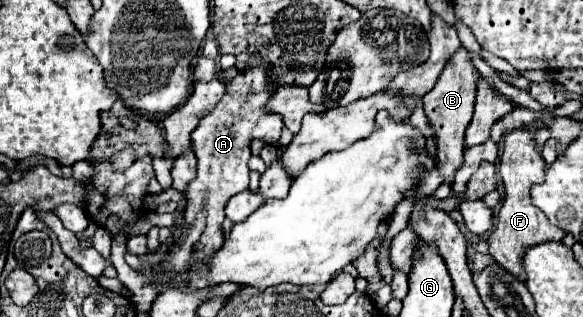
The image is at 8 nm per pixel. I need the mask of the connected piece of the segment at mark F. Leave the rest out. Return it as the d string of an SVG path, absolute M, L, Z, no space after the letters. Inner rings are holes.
M519 127L519 129L503 133L503 153L499 159L499 175L505 185L505 199L495 217L495 227L487 239L489 253L493 255L493 259L499 265L503 265L503 269L507 269L509 273L515 273L515 277L519 277L521 281L525 279L521 269L523 249L531 247L533 243L561 241L565 237L565 231L551 225L545 213L541 213L541 209L537 209L531 203L529 189L533 183L543 181L543 173L545 173L545 159L537 147L535 135L537 135L537 129L531 129L531 127Z

